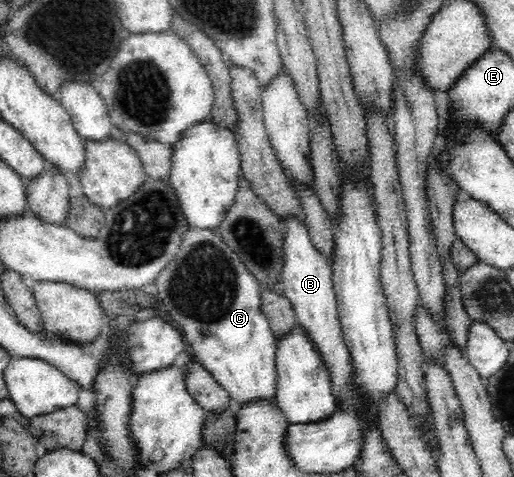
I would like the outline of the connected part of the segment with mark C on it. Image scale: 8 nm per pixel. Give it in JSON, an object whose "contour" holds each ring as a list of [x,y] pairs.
{"contour":[[[194,228],[187,230],[183,234],[183,241],[175,260],[172,260],[162,270],[162,273],[157,276],[153,285],[158,287],[158,298],[162,300],[162,304],[166,304],[168,316],[179,324],[179,329],[182,331],[183,336],[190,342],[190,346],[192,346],[194,351],[194,358],[203,364],[203,367],[212,374],[213,379],[230,395],[232,410],[258,403],[258,400],[274,400],[277,394],[277,361],[275,360],[277,355],[277,338],[274,336],[272,328],[270,328],[268,319],[261,311],[261,294],[258,282],[255,282],[254,275],[247,271],[246,264],[243,264],[243,261],[235,254],[234,249],[231,249],[226,244],[226,241],[222,239],[216,230],[206,231]]]}

